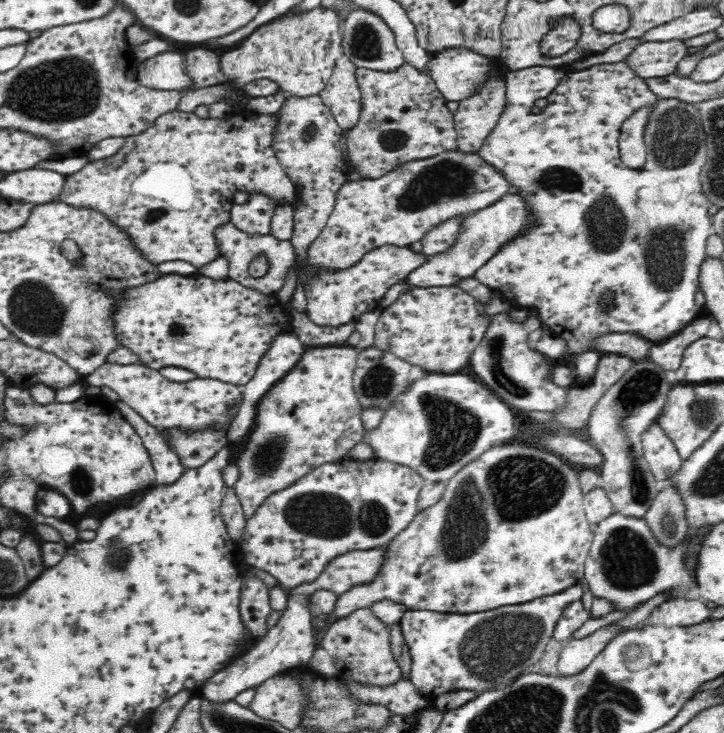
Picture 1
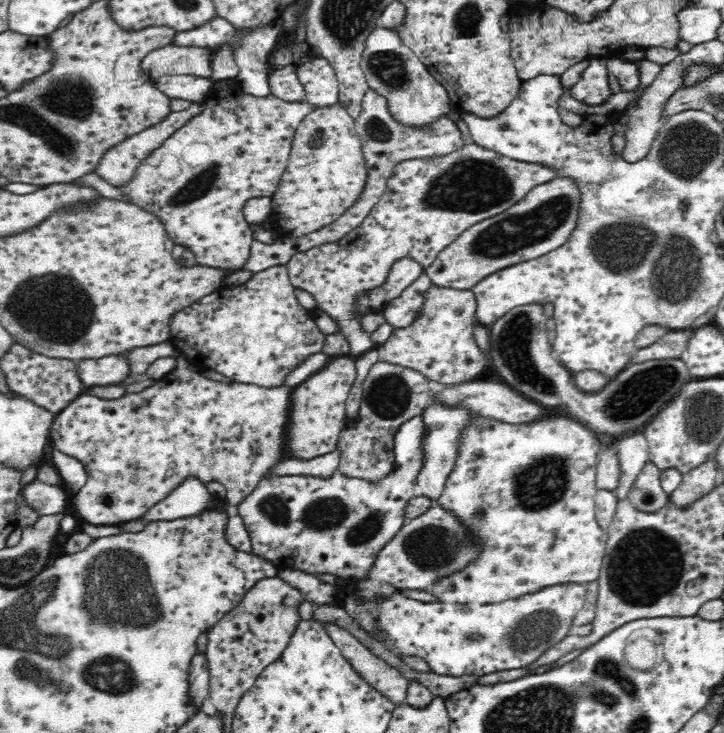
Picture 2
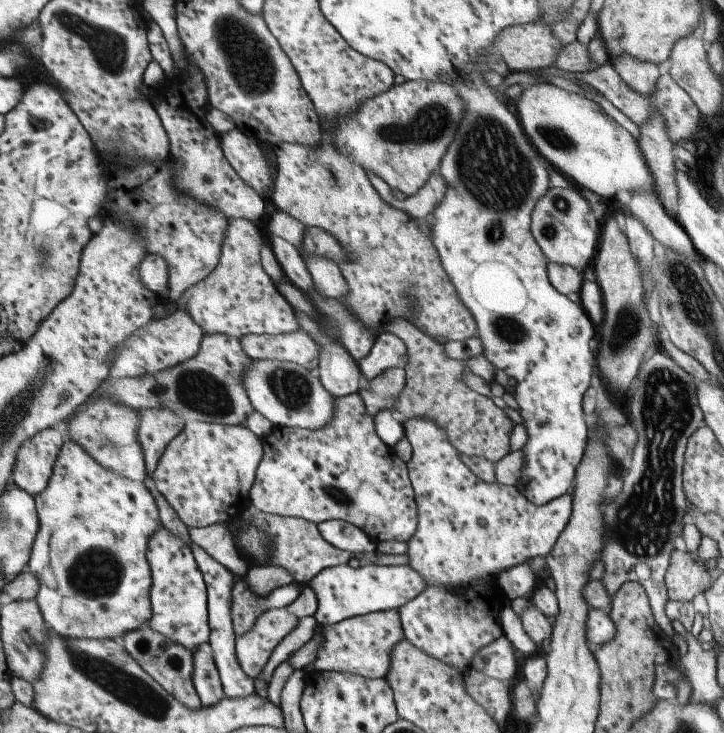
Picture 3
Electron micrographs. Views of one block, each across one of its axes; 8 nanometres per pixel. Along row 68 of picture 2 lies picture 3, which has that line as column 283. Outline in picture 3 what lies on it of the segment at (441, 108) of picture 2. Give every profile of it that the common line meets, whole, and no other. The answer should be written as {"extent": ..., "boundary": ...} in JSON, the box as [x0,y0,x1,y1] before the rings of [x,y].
{"extent":[244,359,337,431],"boundary":[[[253,359],[244,373],[244,383],[253,406],[266,416],[275,427],[289,427],[318,431],[325,429],[336,418],[337,396],[323,386],[317,370],[287,361]]]}

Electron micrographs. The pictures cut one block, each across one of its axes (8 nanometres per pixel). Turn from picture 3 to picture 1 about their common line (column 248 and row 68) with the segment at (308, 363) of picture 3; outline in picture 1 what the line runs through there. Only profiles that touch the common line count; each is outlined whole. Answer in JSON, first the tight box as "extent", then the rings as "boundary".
{"extent":[318,56,361,132],"boundary":[[[345,56],[340,58],[333,75],[318,94],[345,132],[356,126],[361,113],[361,92],[355,82],[354,69],[352,61]]]}

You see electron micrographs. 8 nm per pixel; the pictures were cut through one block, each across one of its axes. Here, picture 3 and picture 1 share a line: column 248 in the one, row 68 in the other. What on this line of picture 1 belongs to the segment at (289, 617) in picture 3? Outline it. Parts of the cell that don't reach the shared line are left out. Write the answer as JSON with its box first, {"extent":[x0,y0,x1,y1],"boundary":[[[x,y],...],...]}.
{"extent":[626,39,687,78],"boundary":[[[686,39],[643,40],[626,61],[642,78],[665,77],[673,74],[677,62],[685,58],[687,52]]]}

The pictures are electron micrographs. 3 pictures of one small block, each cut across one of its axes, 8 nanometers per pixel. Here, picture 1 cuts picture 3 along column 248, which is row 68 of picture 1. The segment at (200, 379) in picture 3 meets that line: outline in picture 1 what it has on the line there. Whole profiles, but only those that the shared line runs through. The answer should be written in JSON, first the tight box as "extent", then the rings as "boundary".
{"extent":[346,61,455,179],"boundary":[[[404,61],[401,65],[398,65],[395,69],[391,71],[382,71],[382,69],[369,69],[356,67],[354,69],[355,82],[357,82],[359,91],[361,92],[361,113],[354,128],[346,131],[346,144],[347,151],[349,154],[349,164],[350,170],[348,178],[350,179],[377,179],[382,176],[386,176],[388,172],[396,170],[396,168],[402,167],[406,163],[414,162],[414,160],[426,160],[428,158],[434,158],[442,154],[442,152],[452,151],[455,148],[455,120],[453,119],[452,112],[448,109],[446,105],[447,100],[444,95],[437,89],[434,79],[428,72],[414,67],[414,65]]]}

